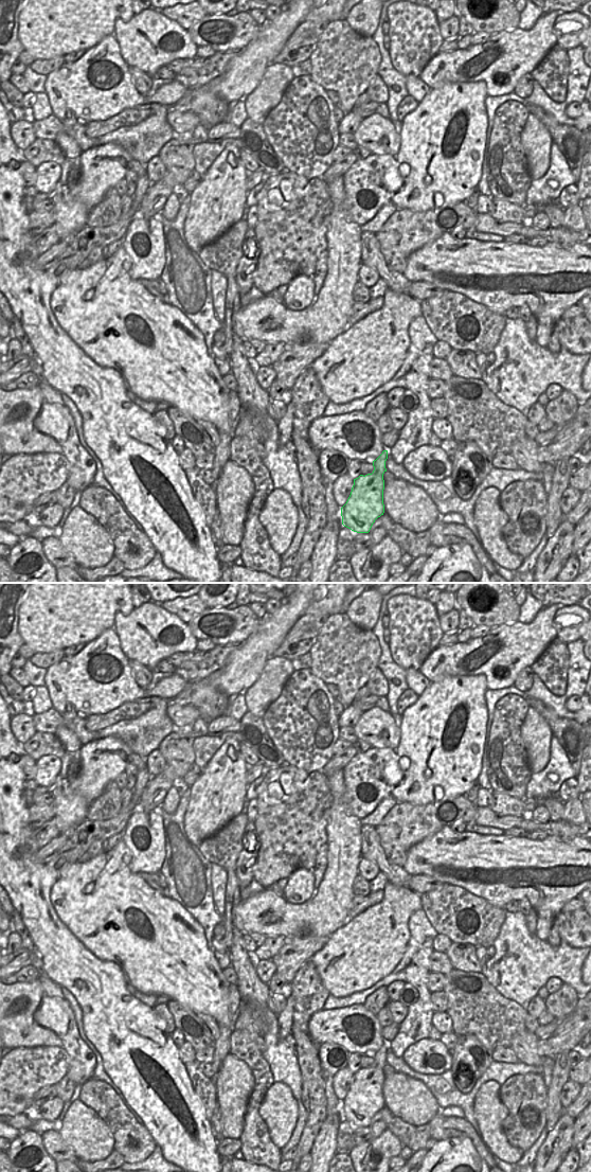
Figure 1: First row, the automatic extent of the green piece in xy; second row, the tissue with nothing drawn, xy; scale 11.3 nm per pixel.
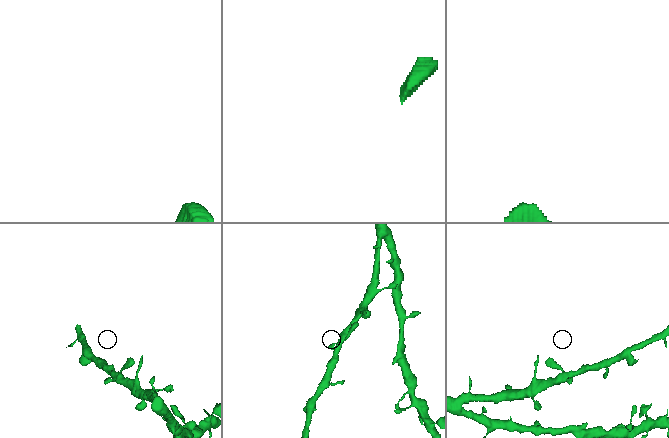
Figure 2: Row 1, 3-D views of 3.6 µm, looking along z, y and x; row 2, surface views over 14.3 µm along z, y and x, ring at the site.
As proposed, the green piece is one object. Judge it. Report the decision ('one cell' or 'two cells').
one cell

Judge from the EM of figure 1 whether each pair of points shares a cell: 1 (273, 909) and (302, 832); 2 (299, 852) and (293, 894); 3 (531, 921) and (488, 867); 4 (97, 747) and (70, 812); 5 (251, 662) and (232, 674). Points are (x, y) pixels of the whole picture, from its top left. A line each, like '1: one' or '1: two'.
1: two
2: two
3: two
4: one
5: one

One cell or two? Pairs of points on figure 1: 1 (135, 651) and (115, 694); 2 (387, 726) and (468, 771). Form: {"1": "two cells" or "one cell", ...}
{"1": "two cells", "2": "two cells"}

